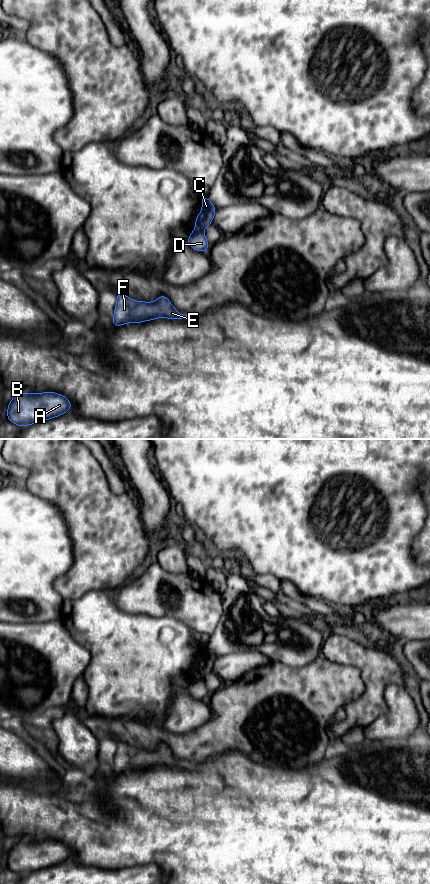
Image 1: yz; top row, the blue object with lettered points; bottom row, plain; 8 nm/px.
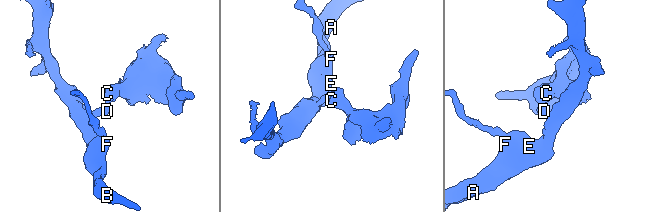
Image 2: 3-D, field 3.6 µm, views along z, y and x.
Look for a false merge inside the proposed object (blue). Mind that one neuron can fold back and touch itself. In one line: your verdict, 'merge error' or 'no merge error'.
merge error

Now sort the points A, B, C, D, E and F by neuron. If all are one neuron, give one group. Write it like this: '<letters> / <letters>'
A B D E F / C

